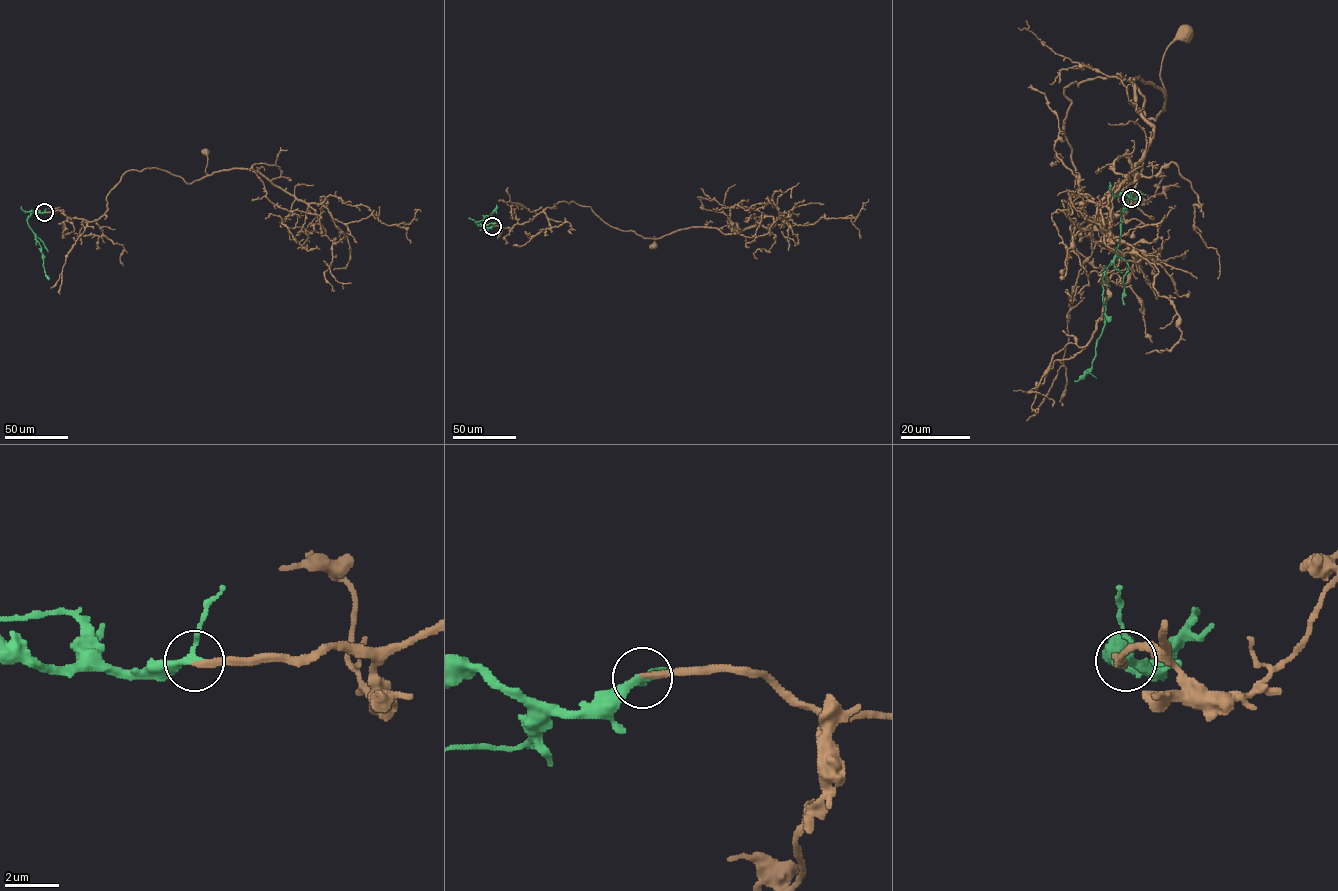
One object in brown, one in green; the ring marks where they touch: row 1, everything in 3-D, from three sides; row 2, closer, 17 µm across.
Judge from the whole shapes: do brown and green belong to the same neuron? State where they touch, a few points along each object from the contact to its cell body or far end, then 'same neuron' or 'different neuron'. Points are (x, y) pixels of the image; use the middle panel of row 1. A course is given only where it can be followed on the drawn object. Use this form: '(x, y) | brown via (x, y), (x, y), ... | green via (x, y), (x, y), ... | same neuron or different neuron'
(492, 226) | brown via (492, 226), (511, 229), (547, 207), (573, 201), (590, 206), (613, 227), (645, 238), (654, 236), (654, 246) | green via (492, 226), (487, 227), (475, 222), (490, 216), (496, 205) | same neuron

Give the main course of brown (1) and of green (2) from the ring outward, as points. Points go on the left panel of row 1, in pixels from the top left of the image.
1: (44, 212), (95, 221), (125, 172), (156, 168), (191, 183), (207, 174), (206, 152)
2: (44, 212), (33, 212), (27, 222), (41, 248), (48, 279)

